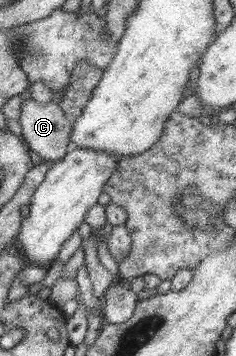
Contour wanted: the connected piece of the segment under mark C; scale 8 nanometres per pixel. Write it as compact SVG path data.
M25 99L21 103L18 123L21 127L21 135L25 139L30 152L37 153L42 161L59 161L71 147L69 132L72 128L70 122L61 111L61 107L52 100L41 105L33 99Z

